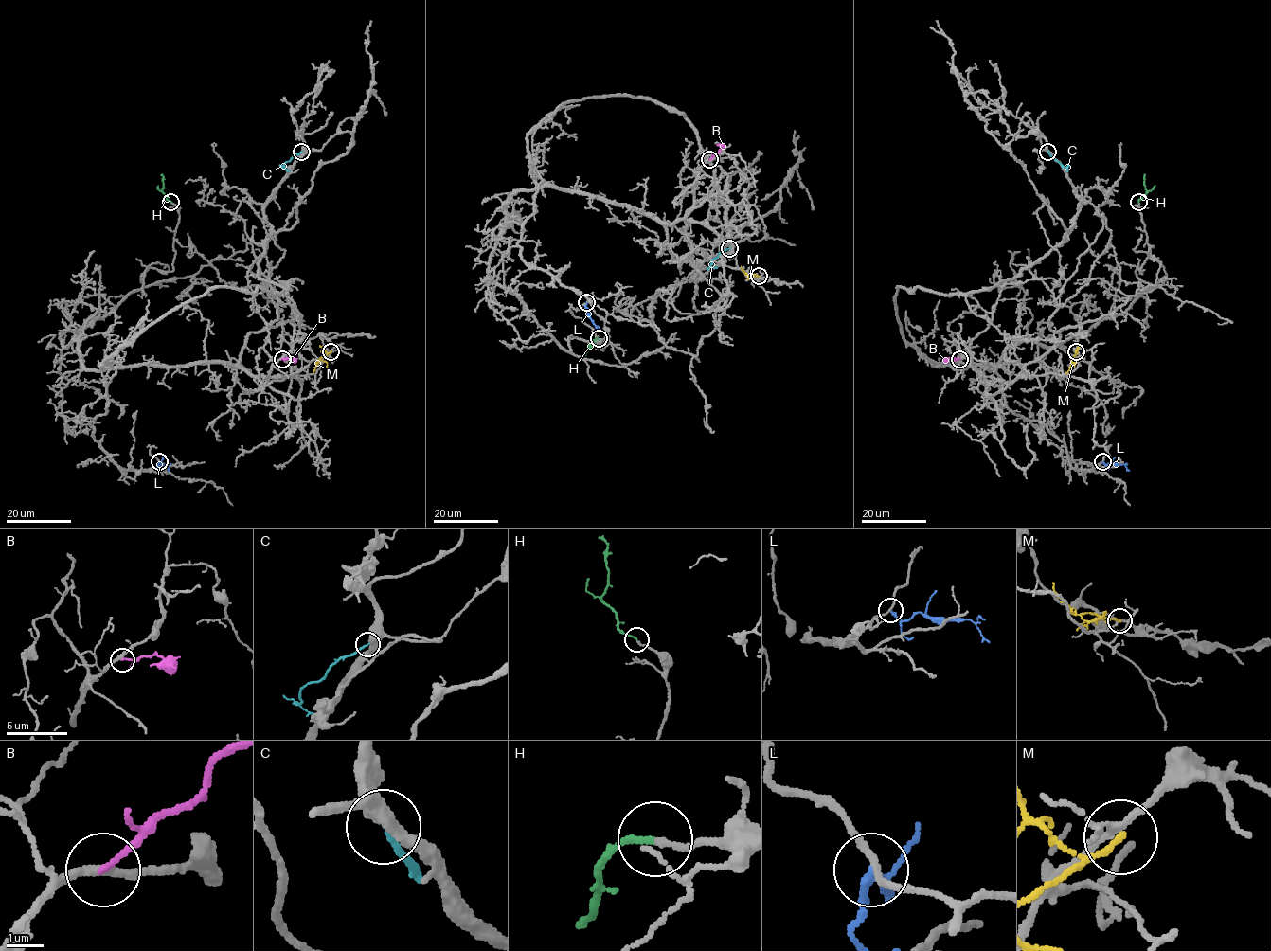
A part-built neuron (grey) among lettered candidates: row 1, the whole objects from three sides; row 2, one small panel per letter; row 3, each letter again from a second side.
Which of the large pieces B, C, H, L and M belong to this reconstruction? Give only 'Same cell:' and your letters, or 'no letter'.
Same cell: H

